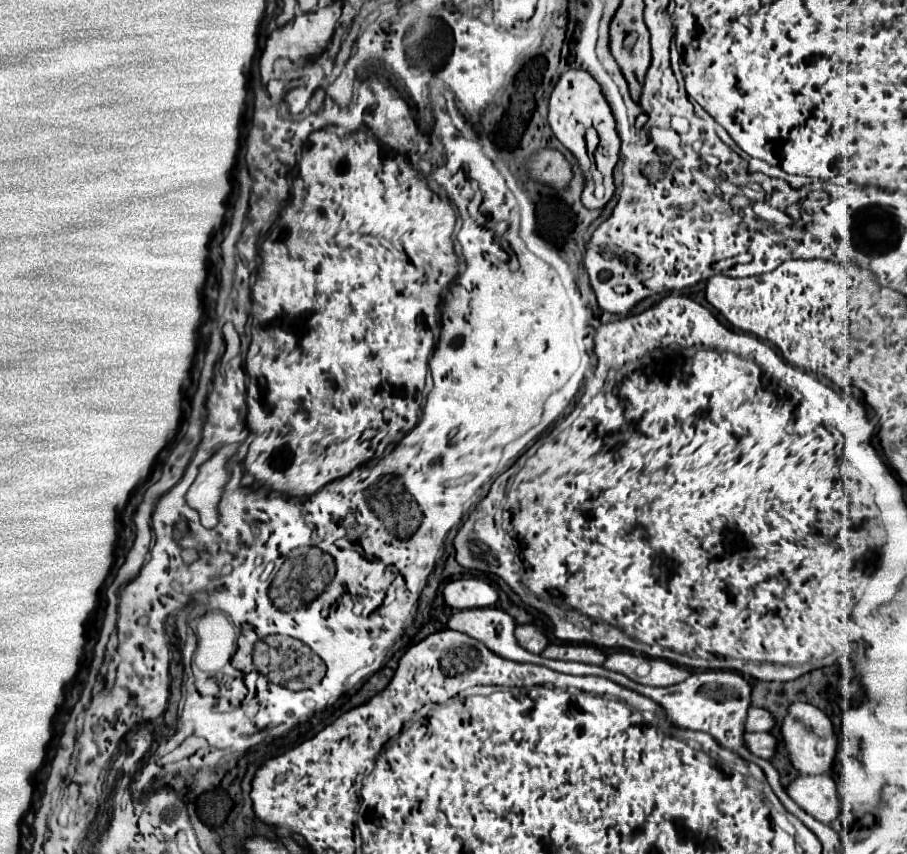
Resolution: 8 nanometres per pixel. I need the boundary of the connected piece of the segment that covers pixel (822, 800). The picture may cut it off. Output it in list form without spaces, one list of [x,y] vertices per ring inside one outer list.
[[[832,768],[831,774],[801,774],[799,770],[797,770],[797,772],[798,776],[789,784],[789,788],[787,788],[789,796],[791,796],[807,814],[811,814],[815,820],[819,820],[819,822],[823,822],[823,824],[833,824],[833,822],[841,816],[843,804],[841,804],[839,792],[837,792],[837,784],[835,784],[835,780],[832,777]]]

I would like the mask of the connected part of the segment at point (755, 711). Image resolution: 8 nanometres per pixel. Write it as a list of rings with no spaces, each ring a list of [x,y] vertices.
[[[757,706],[749,708],[747,722],[745,722],[747,732],[769,732],[773,726],[775,726],[775,718],[769,710],[757,708]]]

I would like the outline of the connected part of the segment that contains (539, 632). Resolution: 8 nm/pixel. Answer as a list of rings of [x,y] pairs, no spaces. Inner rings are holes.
[[[519,624],[515,628],[515,636],[523,648],[527,648],[529,652],[535,652],[535,654],[541,654],[545,650],[545,646],[549,644],[547,632],[537,624]]]

